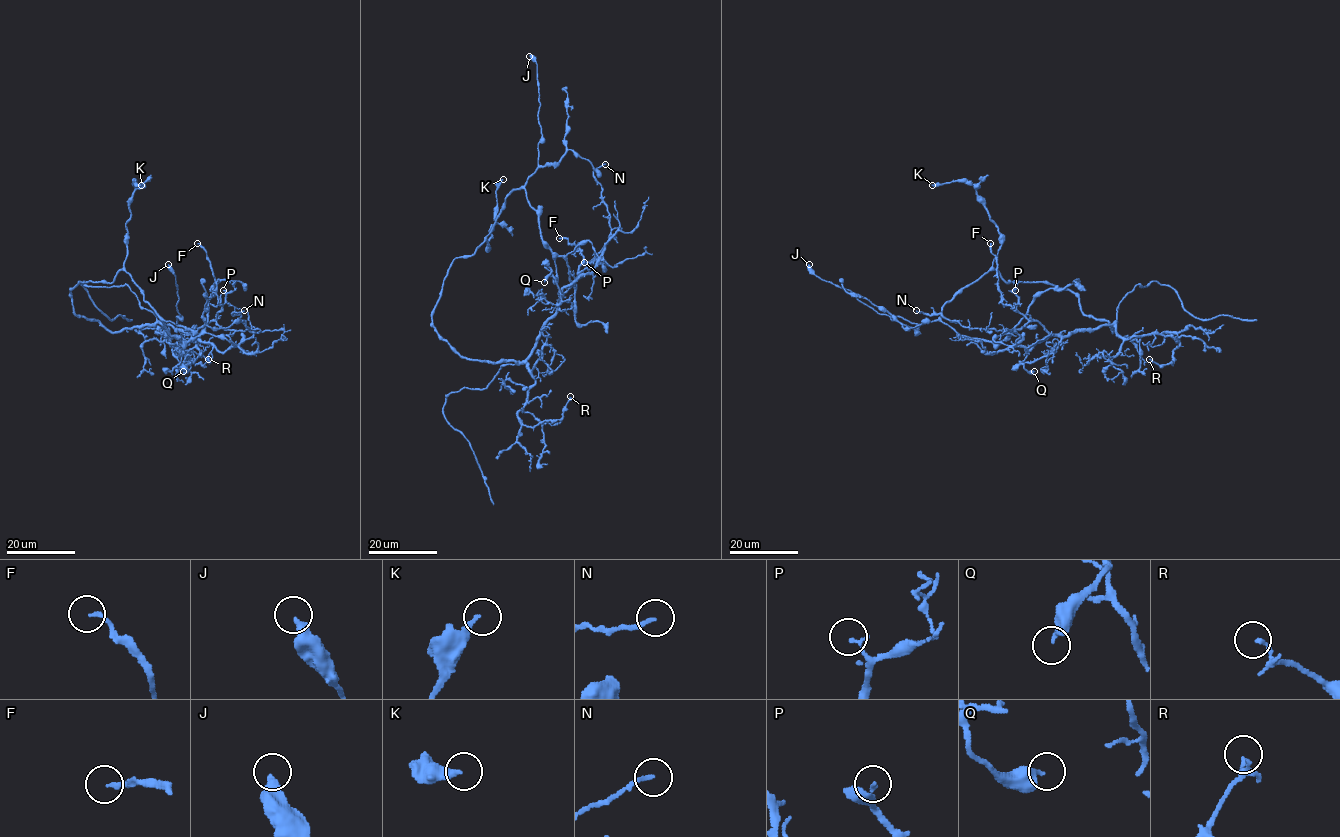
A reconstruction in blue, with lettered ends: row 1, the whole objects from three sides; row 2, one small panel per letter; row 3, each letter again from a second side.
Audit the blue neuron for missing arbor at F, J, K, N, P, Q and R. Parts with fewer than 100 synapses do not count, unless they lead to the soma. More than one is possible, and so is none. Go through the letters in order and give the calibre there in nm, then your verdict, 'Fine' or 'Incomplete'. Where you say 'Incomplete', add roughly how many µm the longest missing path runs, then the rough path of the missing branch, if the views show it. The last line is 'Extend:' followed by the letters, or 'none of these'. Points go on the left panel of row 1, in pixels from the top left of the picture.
F: Thickness 160 nm. Fine
J: Thickness 400 nm. Fine
K: Thickness 200 nm. Fine
N: Thickness 160 nm. Fine
P: Thickness 130 nm. Fine
Q: Thickness 360 nm. Fine
R: Thickness 150 nm. Fine
Extend: none of these

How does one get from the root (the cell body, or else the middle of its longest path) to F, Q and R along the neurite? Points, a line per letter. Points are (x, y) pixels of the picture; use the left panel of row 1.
F: (210, 342), (203, 342), (199, 334), (215, 319), (221, 305), (218, 303), (210, 261), (205, 249), (197, 243)
Q: (210, 342), (203, 342), (197, 335), (199, 354), (190, 362), (189, 369), (183, 371)
R: (210, 342), (171, 325), (164, 326), (170, 338), (173, 335), (157, 331), (195, 363), (203, 365), (208, 359)

